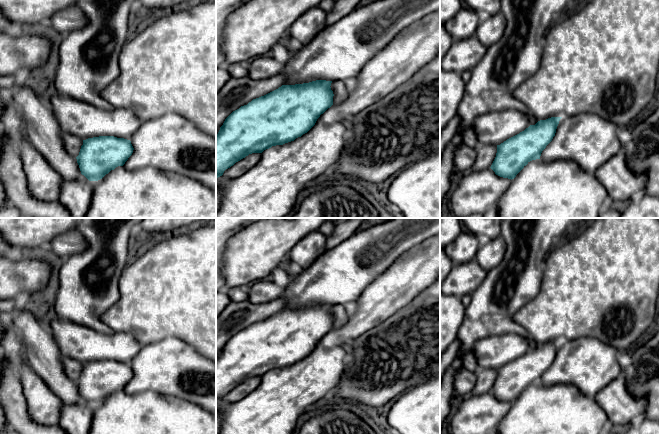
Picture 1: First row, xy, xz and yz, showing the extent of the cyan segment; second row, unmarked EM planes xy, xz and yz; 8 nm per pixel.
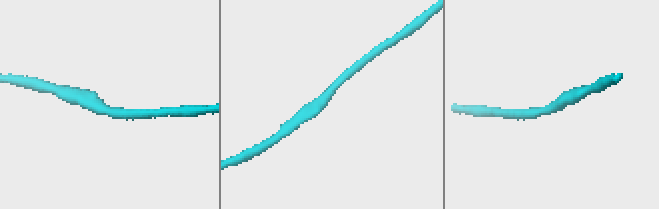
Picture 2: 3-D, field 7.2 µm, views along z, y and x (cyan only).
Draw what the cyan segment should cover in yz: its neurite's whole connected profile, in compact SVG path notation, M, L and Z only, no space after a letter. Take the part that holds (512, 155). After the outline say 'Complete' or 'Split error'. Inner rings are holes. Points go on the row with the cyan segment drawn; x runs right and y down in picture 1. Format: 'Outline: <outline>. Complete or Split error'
Outline: M507 109L478 116L472 129L479 145L497 146L490 168L496 175L512 180L530 161L540 159L561 118L551 117L531 125L528 115Z. Split error

